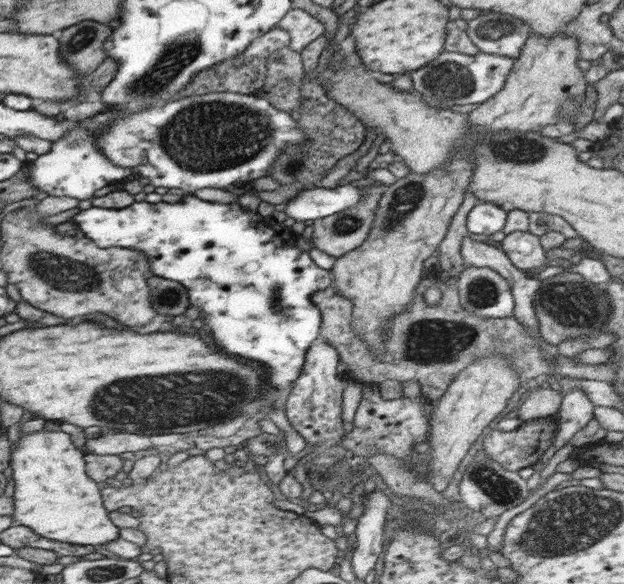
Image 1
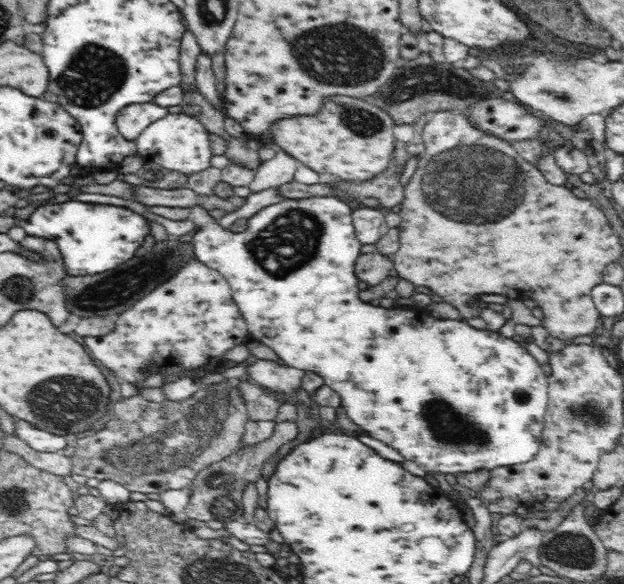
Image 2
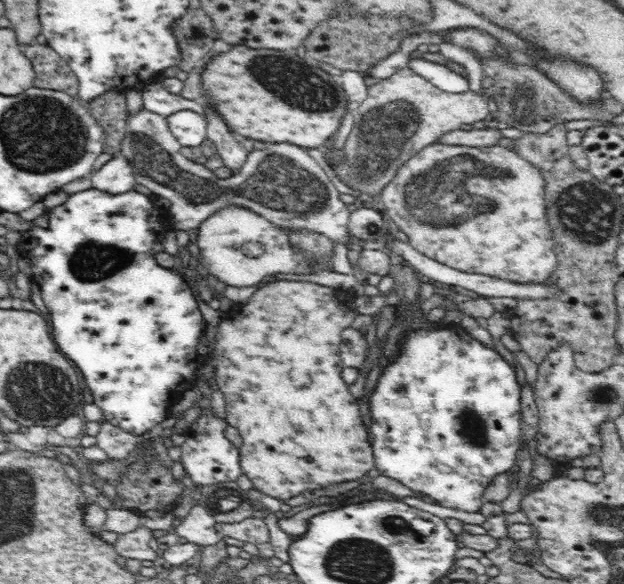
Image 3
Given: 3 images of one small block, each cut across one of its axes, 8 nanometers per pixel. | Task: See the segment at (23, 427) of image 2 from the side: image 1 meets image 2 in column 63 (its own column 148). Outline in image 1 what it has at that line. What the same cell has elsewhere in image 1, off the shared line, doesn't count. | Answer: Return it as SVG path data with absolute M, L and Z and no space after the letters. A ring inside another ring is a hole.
M105 432L100 438L86 440L84 449L87 453L98 455L117 455L122 452L140 452L154 450L155 445L149 436L119 432Z

